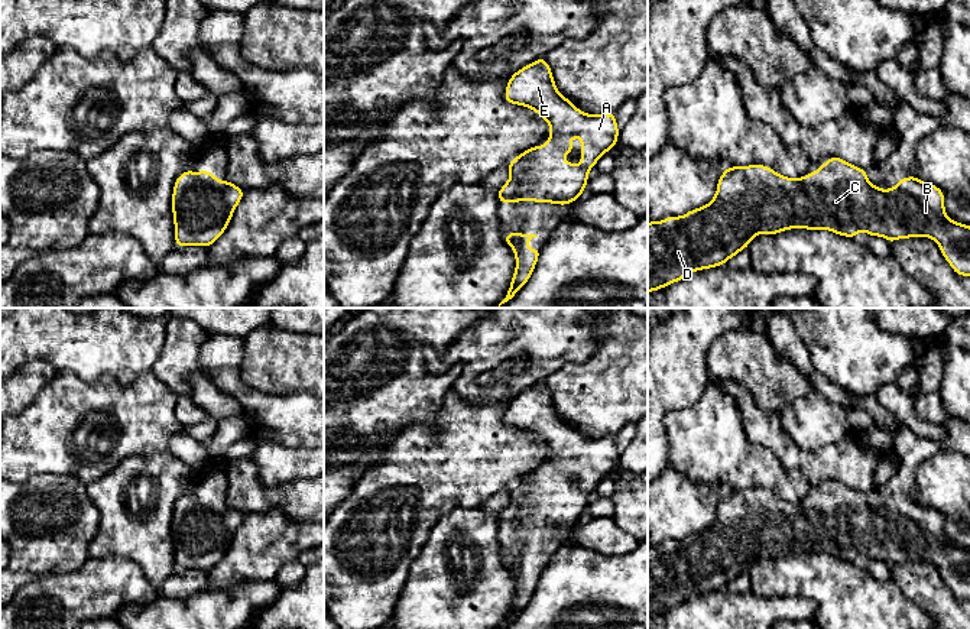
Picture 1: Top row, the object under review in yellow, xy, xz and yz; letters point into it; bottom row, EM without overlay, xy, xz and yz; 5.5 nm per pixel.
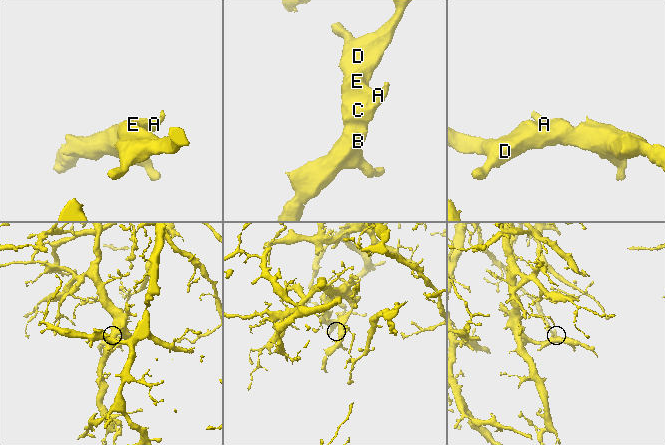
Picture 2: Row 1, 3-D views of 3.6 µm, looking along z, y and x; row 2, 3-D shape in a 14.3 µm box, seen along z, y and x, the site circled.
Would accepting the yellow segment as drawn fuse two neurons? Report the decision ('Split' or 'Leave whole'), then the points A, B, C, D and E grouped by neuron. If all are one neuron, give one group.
Leave whole. Groups: A B C D E

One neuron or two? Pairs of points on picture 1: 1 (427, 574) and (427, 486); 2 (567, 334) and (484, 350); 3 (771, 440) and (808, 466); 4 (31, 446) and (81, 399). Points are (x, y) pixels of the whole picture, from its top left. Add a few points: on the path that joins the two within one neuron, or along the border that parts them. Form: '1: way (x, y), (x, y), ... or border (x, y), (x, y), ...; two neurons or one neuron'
1: border (447, 512), (431, 531), (409, 568); two neurons
2: way (547, 334), (524, 334), (505, 347); one neuron
3: way (779, 444), (792, 457), (800, 460); one neuron
4: way (44, 437), (68, 412); one neuron

